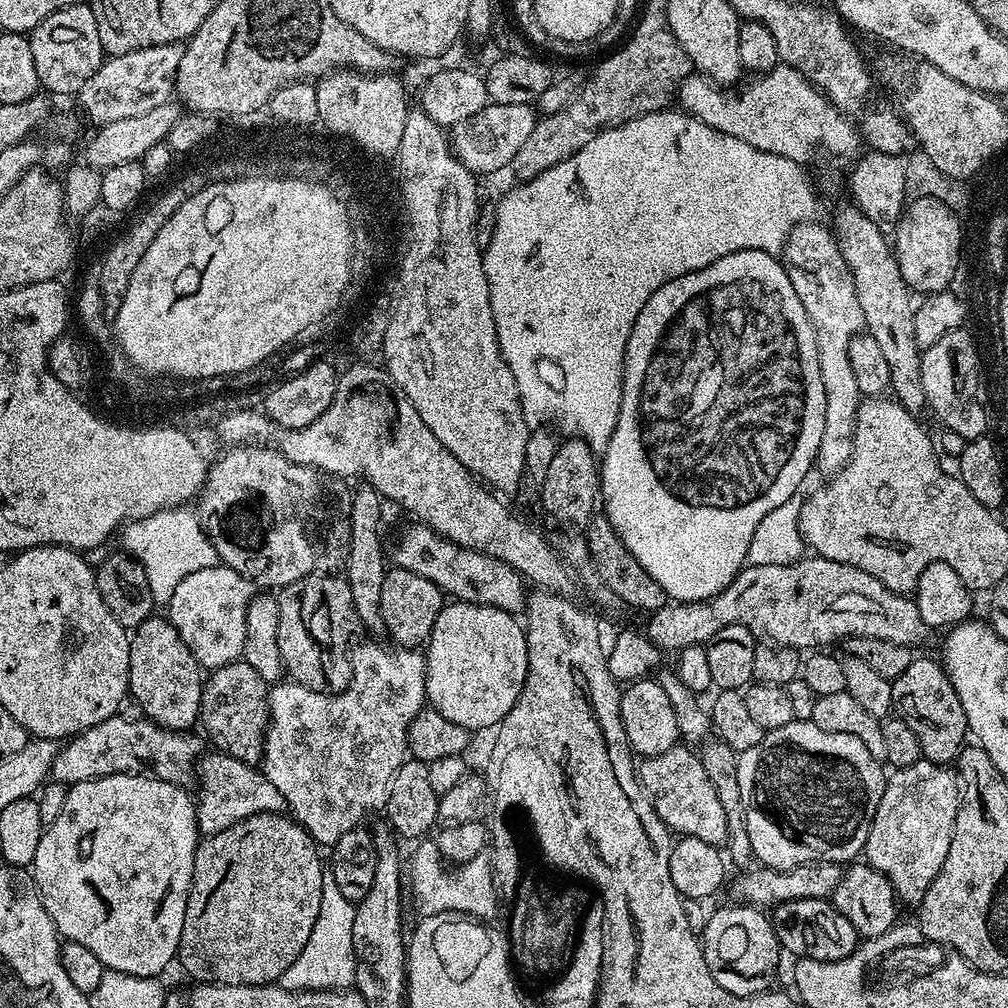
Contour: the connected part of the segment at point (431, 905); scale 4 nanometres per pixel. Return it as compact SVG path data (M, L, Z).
M421 839L415 846L417 848L412 856L412 869L409 872L407 869L406 872L406 888L407 891L408 888L412 891L412 904L416 907L417 917L459 912L481 922L495 921L492 919L496 916L498 897L492 881L492 861L487 855L475 856L470 862L449 870L444 857L436 848L435 839Z

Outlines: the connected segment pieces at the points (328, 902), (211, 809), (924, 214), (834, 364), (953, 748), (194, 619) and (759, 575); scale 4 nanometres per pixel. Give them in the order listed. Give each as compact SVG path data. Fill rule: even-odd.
M325 866L322 870L322 906L318 910L318 922L314 922L314 930L310 930L310 938L306 938L306 946L302 946L302 954L290 962L288 969L280 975L279 983L292 992L313 988L347 989L351 985L348 983L352 979L355 981L358 976L358 961L354 950L355 917L356 904L338 891L331 867Z
M205 755L198 764L200 796L198 795L196 800L196 826L205 837L213 836L234 826L240 820L263 812L285 811L286 805L282 794L278 794L274 782L270 782L270 778L266 778L259 767L238 762L238 758L211 755Z
M921 200L908 212L900 230L900 251L896 261L902 270L902 278L911 280L919 288L938 288L948 280L952 264L955 264L957 248L956 221L941 208L941 203Z
M805 222L792 227L788 240L784 243L782 260L788 269L788 277L794 286L794 294L798 294L798 302L802 302L816 331L818 366L822 370L822 386L826 390L826 426L822 430L822 442L816 455L815 467L828 472L827 474L835 474L852 457L852 439L856 433L856 415L860 409L862 393L858 386L858 378L854 376L854 366L850 364L850 342L864 328L864 315L862 306L858 306L854 278L846 266L846 258L842 258L835 235L829 229L827 232L822 225L816 223Z
M914 658L910 662L910 666L906 666L906 670L902 670L898 679L892 681L892 703L895 715L904 720L906 726L910 726L910 730L914 730L914 734L918 734L918 742L924 751L923 759L948 766L959 757L960 749L966 744L964 736L969 735L968 719L966 710L962 710L962 702L950 682L948 673L944 670L943 663L936 661L935 664L932 660Z
M223 566L194 570L190 578L182 578L182 582L178 582L178 590L174 590L166 605L166 616L179 627L182 642L186 642L194 658L204 666L208 660L208 628L216 632L212 636L213 646L222 647L228 640L228 632L245 627L248 605L253 600L254 585L242 574L238 574L238 570Z
M813 555L813 560L809 558L801 558L793 562L793 564L787 564L786 566L758 566L753 564L751 566L745 566L740 569L739 574L732 579L730 586L718 593L717 596L712 597L707 602L668 602L665 603L663 608L659 608L656 612L651 613L650 619L652 620L648 624L646 629L646 635L649 640L652 641L658 648L667 650L667 648L673 648L673 650L679 650L682 648L689 648L695 644L701 646L707 645L709 640L713 640L726 626L734 626L735 624L741 624L746 626L757 638L763 638L765 641L781 644L783 648L794 648L797 650L820 650L825 646L832 646L837 642L843 641L849 636L869 636L870 638L886 638L886 642L898 642L899 644L906 644L909 646L916 646L916 643L923 638L924 635L930 632L927 624L922 622L922 614L918 614L918 608L916 606L915 599L909 598L907 595L891 592L886 586L882 586L882 582L878 582L878 578L870 578L870 574L866 574L862 570L854 570L854 566L846 566L842 562L834 562L828 560L826 557L820 555Z

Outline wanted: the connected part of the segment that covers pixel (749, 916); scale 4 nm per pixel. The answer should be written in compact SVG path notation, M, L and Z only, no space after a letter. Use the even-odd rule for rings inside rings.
M739 907L720 908L709 918L704 932L702 928L702 947L706 966L722 990L735 996L755 996L771 985L768 983L776 976L782 949L771 919L763 916L759 907Z

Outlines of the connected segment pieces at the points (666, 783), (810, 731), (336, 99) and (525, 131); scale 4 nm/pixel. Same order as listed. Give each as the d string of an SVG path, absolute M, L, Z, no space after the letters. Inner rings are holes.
M677 746L657 756L641 759L638 764L638 779L643 784L644 791L652 797L656 815L662 818L664 825L673 833L684 838L691 838L701 845L703 845L702 843L723 845L728 838L726 812L722 808L718 794L715 792L715 786L711 784L706 770L703 769L701 757L692 752L695 751L691 747Z
M794 719L786 726L778 726L765 731L762 742L758 746L750 746L750 750L739 753L736 757L738 783L741 787L741 800L745 804L746 830L749 832L750 842L753 844L753 854L761 865L781 870L797 868L799 864L821 864L822 862L834 862L843 865L852 862L864 851L864 843L870 834L870 826L874 822L874 814L878 810L878 802L882 802L884 793L884 781L886 779L885 765L866 750L866 746L854 734L834 734L826 730L818 730L811 720Z
M333 70L316 84L318 98L319 123L329 128L333 137L358 142L369 152L381 153L385 158L392 158L399 153L402 134L410 105L404 98L404 88L396 74L361 74L351 70Z
M489 104L478 114L453 125L452 142L456 153L463 165L473 174L480 172L496 172L499 168L507 169L513 158L522 150L526 138L534 130L538 119L538 112L532 104Z

